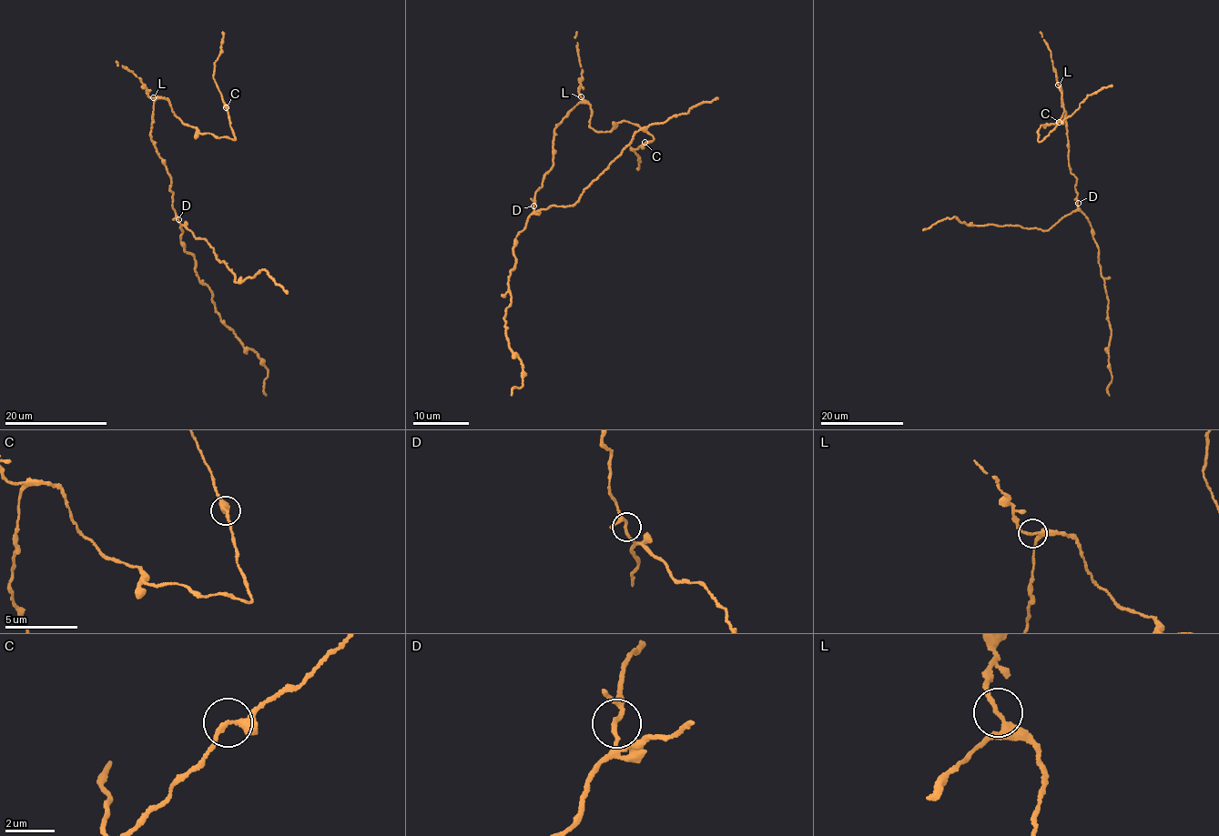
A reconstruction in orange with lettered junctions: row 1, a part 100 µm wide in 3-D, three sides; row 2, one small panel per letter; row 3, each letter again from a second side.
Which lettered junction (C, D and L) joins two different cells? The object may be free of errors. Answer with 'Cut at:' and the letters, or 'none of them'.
Cut at: none of them

